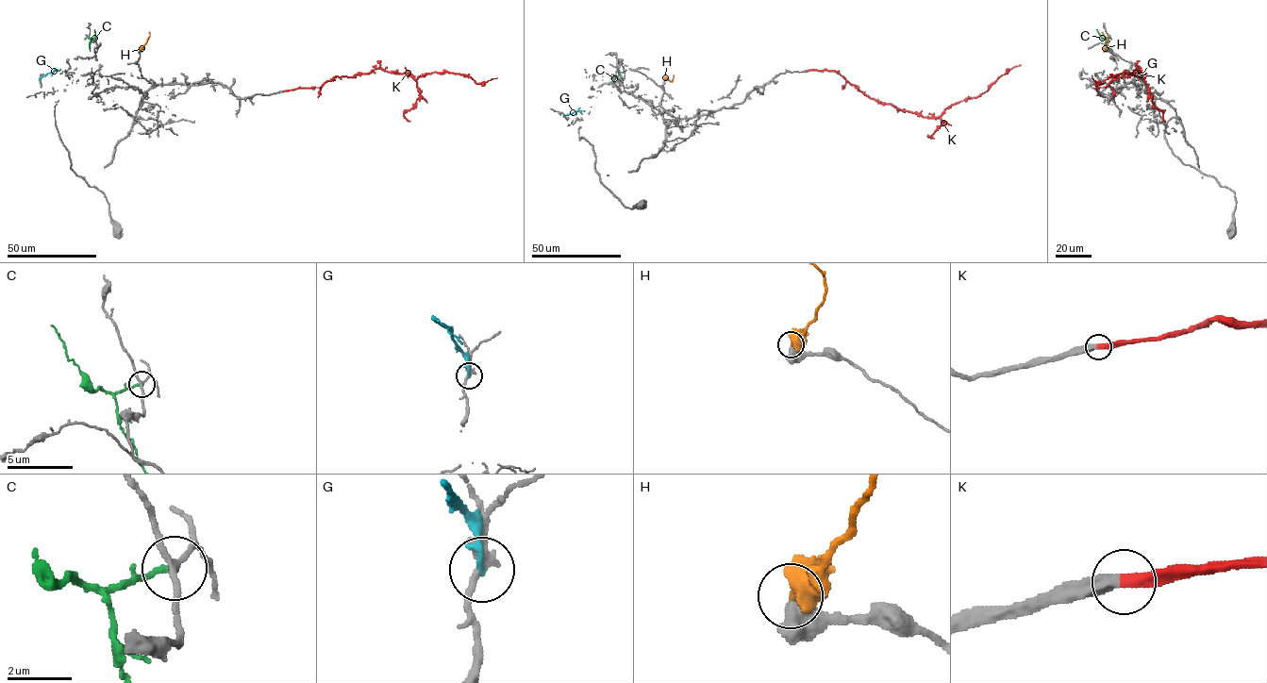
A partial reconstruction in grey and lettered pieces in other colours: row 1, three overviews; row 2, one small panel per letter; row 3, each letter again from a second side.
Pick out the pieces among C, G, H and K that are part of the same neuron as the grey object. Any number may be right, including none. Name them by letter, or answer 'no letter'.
K

